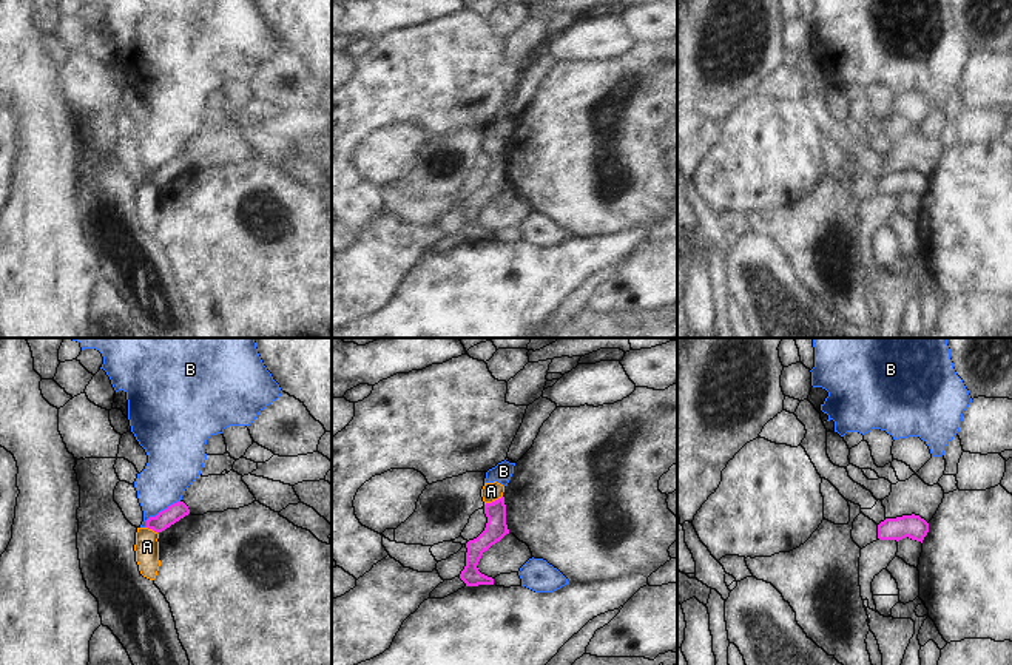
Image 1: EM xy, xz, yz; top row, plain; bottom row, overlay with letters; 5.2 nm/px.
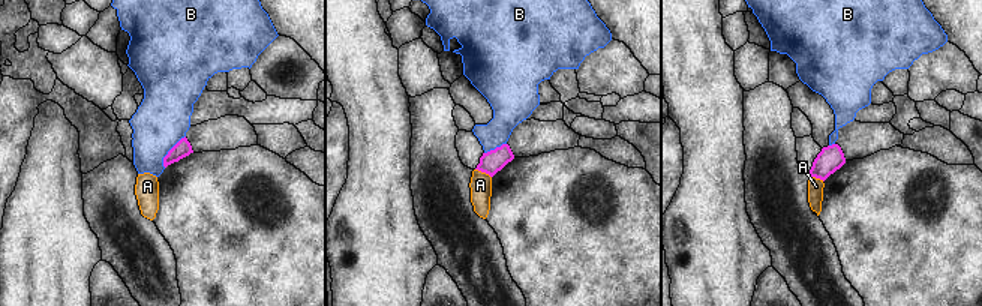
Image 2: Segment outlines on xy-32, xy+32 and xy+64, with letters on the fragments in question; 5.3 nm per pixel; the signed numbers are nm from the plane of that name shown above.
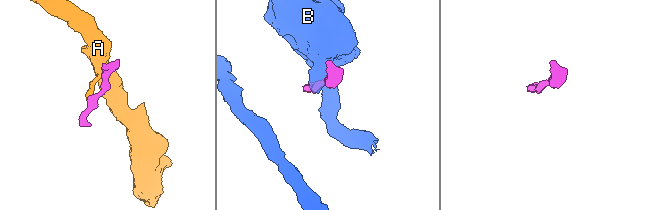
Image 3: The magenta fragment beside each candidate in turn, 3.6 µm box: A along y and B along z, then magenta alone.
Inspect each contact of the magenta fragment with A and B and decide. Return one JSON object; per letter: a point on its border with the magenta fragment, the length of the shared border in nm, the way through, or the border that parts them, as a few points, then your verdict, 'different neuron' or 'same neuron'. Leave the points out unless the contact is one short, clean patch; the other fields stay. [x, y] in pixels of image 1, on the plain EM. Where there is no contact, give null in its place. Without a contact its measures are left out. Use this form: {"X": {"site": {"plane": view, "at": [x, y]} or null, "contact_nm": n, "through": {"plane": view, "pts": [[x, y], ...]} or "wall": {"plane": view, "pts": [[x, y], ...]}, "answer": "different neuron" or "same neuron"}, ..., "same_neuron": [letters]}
{"A": {"site": {"plane": "xz", "at": [492, 156]}, "contact_nm": 110, "wall": {"plane": "xz", "pts": [[502, 150], [485, 159]]}, "answer": "different neuron"}, "B": {"site": {"plane": "xy", "at": [161, 165]}, "contact_nm": 240, "wall": {"plane": "xy", "pts": [[179, 155], [151, 170], [144, 181]]}, "answer": "different neuron"}, "same_neuron": []}

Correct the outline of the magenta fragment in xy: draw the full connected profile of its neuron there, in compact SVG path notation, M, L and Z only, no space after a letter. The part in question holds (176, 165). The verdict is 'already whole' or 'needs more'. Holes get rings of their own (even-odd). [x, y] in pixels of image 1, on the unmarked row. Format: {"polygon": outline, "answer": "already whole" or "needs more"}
{"polygon": "M177 156L160 165L156 171L150 171L145 182L159 188L188 168L188 160L184 156Z", "answer": "already whole"}

